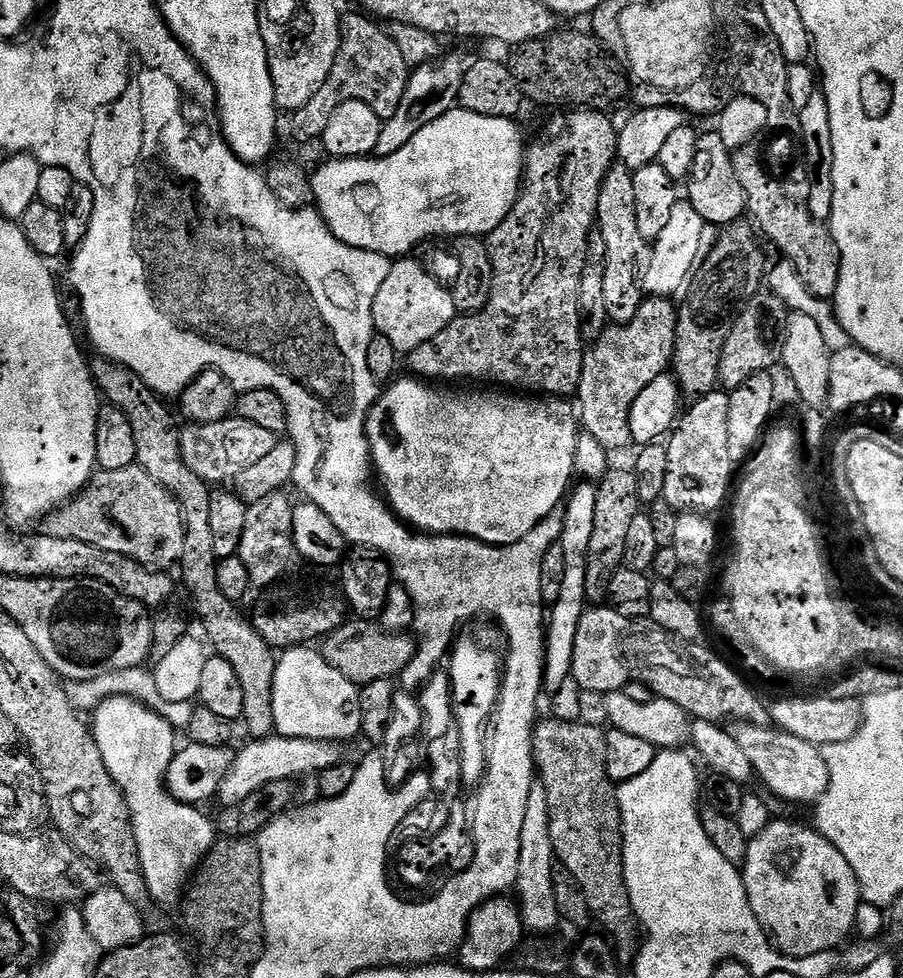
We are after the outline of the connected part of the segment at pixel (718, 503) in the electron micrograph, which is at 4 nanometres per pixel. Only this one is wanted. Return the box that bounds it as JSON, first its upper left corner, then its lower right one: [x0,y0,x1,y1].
[663,390,734,514]

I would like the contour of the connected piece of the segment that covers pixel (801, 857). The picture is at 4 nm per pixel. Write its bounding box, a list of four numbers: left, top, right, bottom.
[742,819,862,958]

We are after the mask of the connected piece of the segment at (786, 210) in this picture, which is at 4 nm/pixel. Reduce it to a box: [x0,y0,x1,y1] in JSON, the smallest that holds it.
[732,151,840,297]

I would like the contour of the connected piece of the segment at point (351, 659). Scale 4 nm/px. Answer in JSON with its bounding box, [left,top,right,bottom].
[318,618,418,686]

